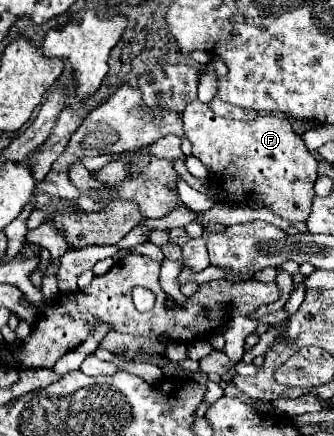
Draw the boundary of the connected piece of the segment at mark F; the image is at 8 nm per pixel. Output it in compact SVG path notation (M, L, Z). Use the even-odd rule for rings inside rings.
M198 99L188 103L188 107L184 109L182 115L184 115L186 137L192 143L192 155L198 157L204 165L208 165L216 173L216 177L226 167L230 167L234 171L234 175L230 179L220 183L220 187L228 195L226 199L222 199L224 203L228 203L228 205L244 205L246 203L246 195L250 197L254 193L260 193L262 199L264 199L264 205L270 207L280 217L284 217L288 221L304 221L308 217L310 207L312 207L312 199L314 199L314 183L316 183L316 177L318 177L316 175L318 161L306 149L306 145L300 139L300 135L292 131L292 125L286 119L274 117L274 115L266 115L266 117L258 117L254 121L234 121L234 119L226 119L226 117L216 115L210 109L210 105L206 105L206 103L198 101Z

